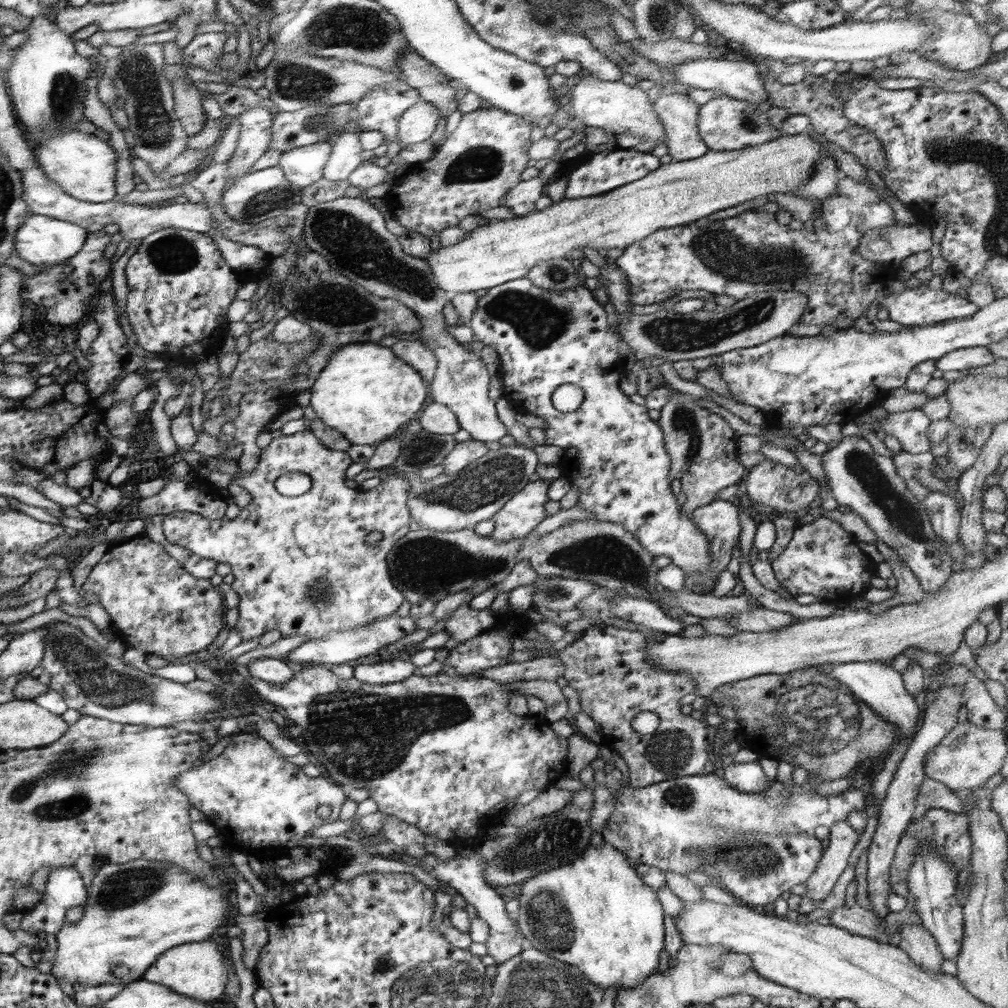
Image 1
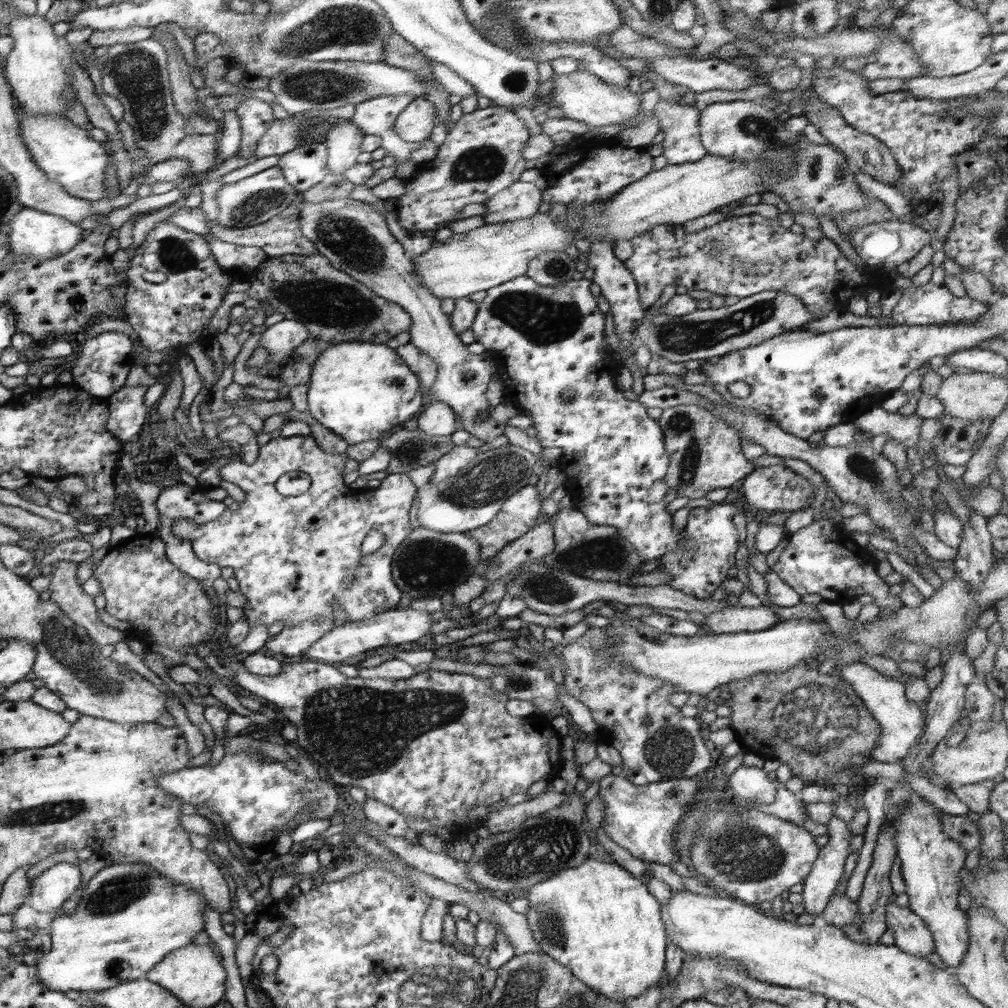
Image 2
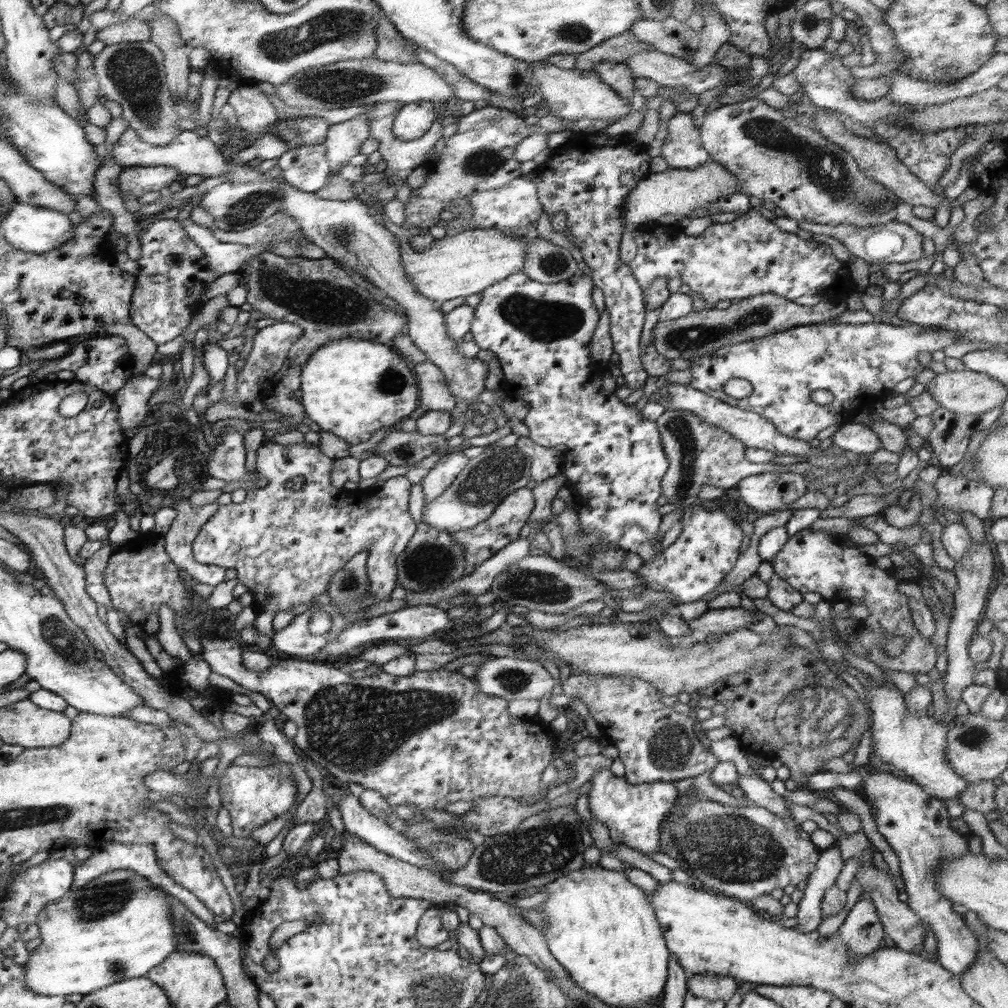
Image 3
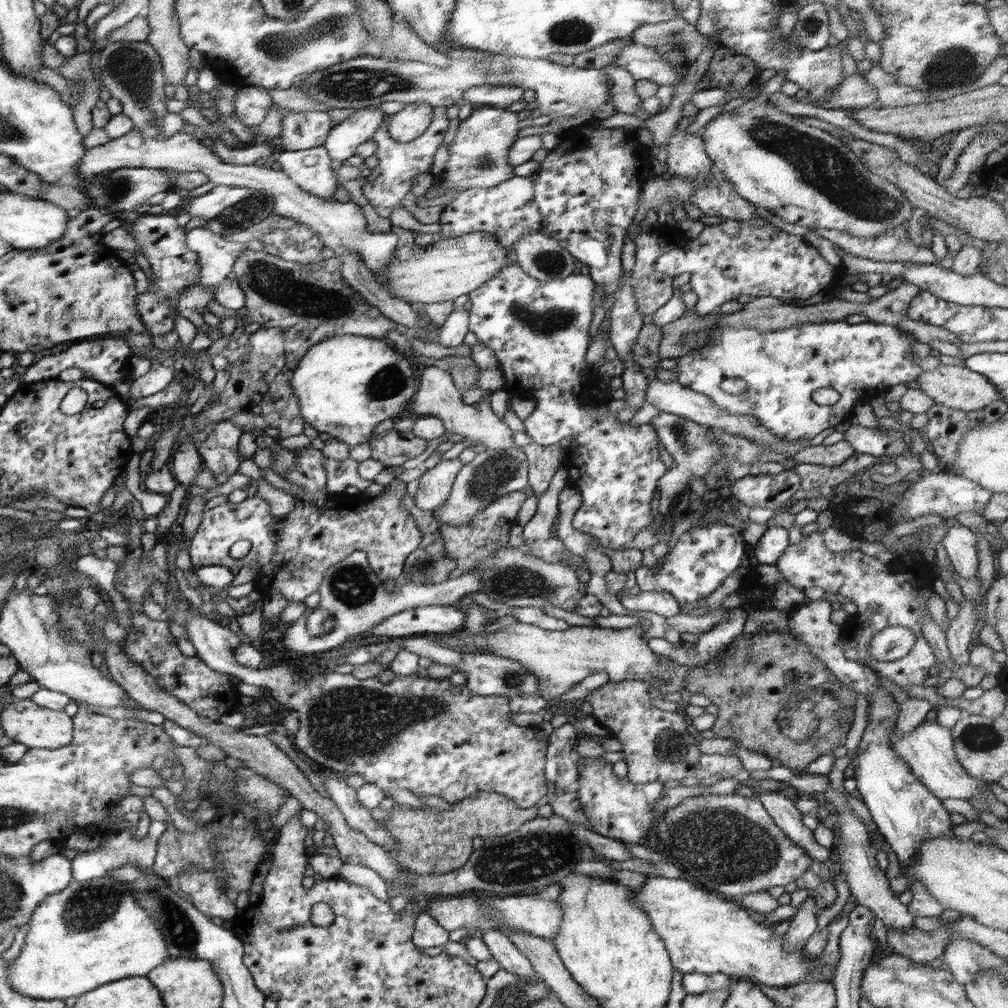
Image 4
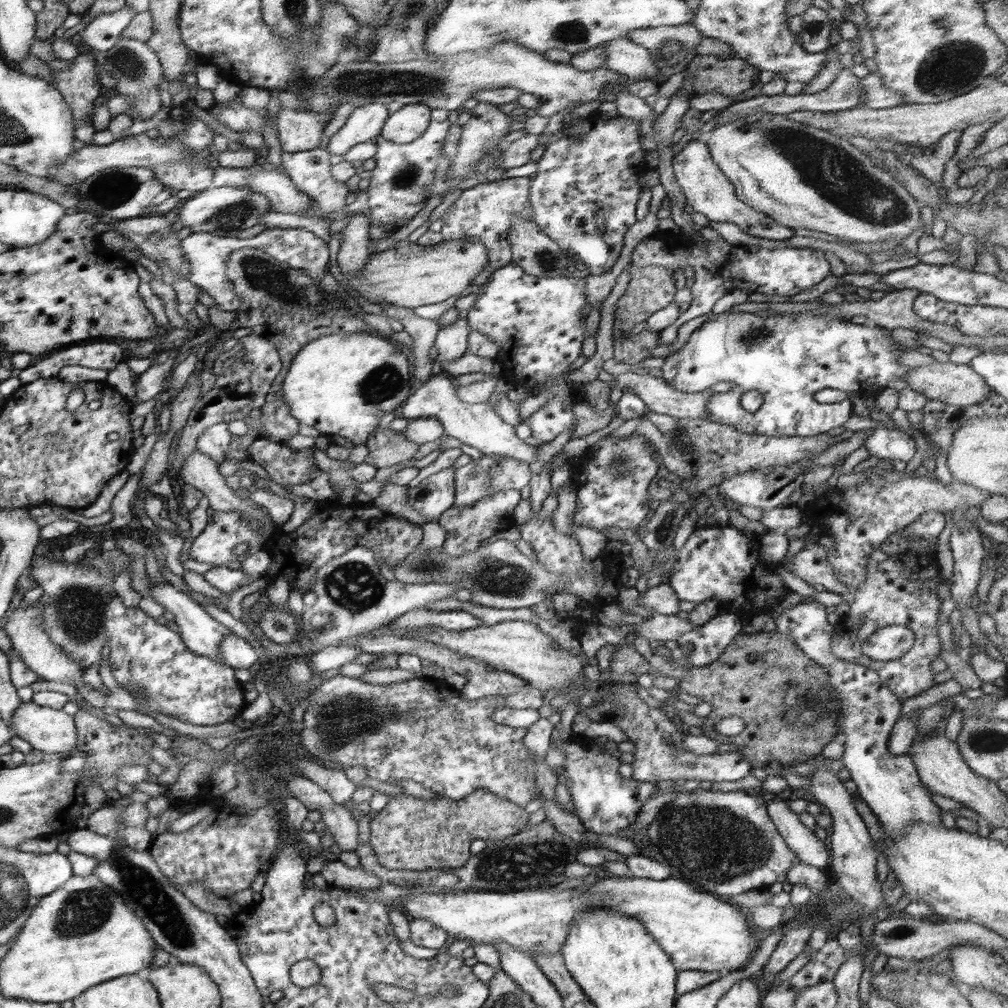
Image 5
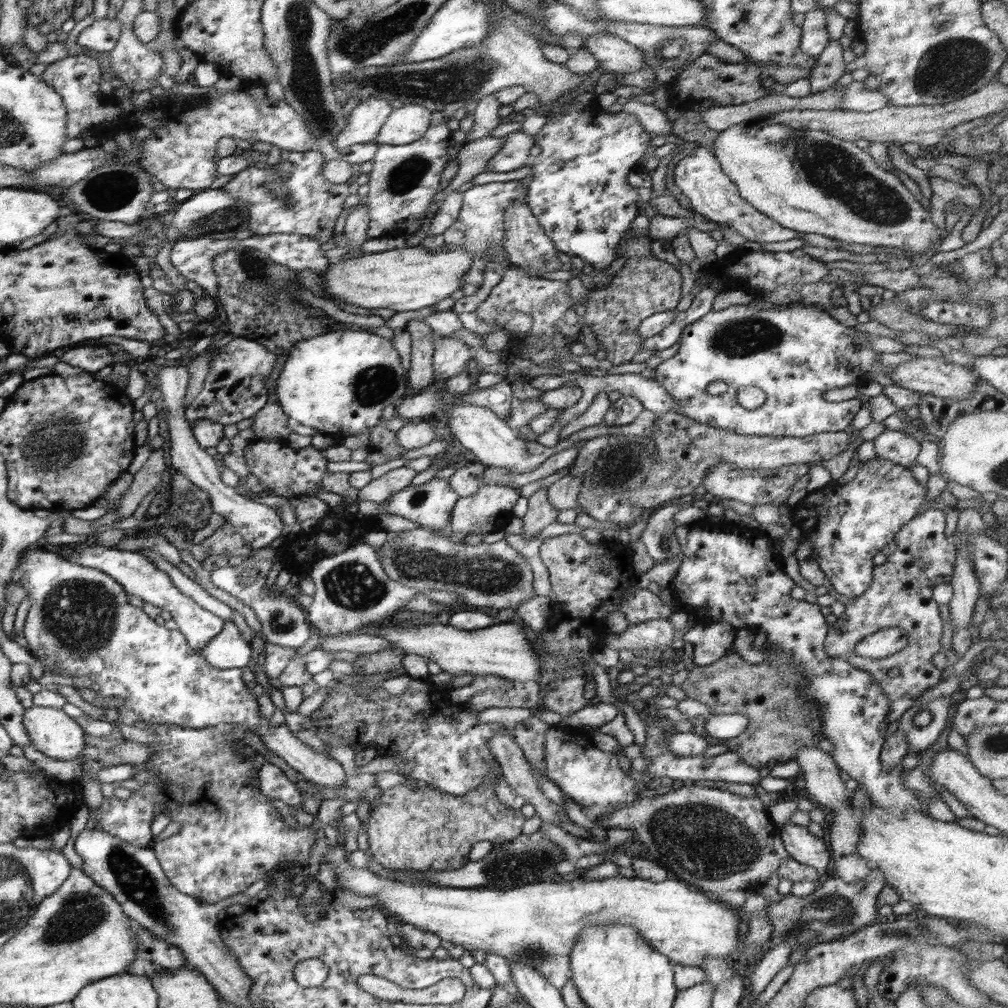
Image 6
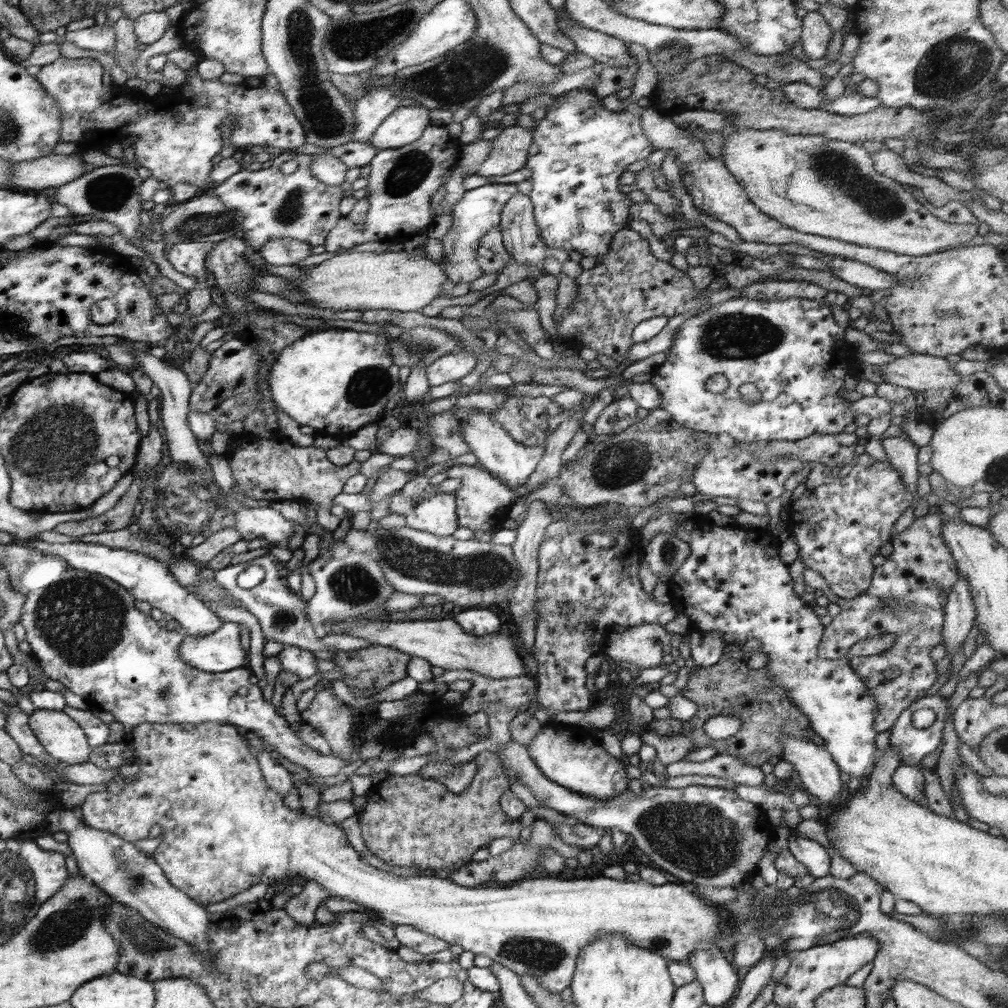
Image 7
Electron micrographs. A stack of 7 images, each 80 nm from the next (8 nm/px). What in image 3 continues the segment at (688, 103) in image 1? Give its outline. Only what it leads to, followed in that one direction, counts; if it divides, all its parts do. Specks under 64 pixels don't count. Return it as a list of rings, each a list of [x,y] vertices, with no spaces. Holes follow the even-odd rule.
[[[677,112],[668,120],[668,136],[663,140],[661,157],[669,168],[696,170],[710,159],[702,147],[701,132],[694,124],[692,114]]]

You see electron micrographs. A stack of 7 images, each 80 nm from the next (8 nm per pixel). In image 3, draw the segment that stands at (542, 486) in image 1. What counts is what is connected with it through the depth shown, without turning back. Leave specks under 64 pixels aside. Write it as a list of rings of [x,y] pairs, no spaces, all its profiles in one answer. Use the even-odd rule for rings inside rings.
[[[524,487],[511,492],[496,508],[493,515],[478,524],[474,528],[451,533],[453,541],[461,544],[463,548],[463,574],[472,574],[484,561],[487,561],[493,554],[510,544],[520,536],[522,526],[532,519],[532,511],[535,507],[535,498],[532,489]]]

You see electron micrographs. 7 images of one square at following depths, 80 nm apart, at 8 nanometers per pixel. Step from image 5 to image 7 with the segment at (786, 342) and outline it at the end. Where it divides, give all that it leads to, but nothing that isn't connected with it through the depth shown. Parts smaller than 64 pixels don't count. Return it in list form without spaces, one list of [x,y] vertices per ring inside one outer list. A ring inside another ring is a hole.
[[[740,297],[740,299],[732,298],[726,302],[711,305],[704,312],[697,313],[696,316],[691,316],[685,320],[680,328],[675,332],[673,343],[667,351],[668,358],[664,363],[658,364],[658,367],[653,368],[652,375],[649,376],[650,382],[654,383],[654,388],[661,392],[662,402],[661,408],[668,411],[676,422],[683,424],[685,427],[691,428],[694,431],[702,431],[711,434],[726,433],[734,438],[736,441],[797,441],[805,439],[812,435],[823,434],[838,434],[841,433],[848,424],[853,422],[853,416],[849,413],[849,406],[851,401],[839,397],[837,393],[839,388],[844,384],[844,377],[850,373],[858,377],[859,367],[861,363],[856,358],[856,351],[849,346],[844,339],[845,328],[840,326],[834,319],[831,309],[826,303],[820,303],[814,299],[789,297],[785,300],[770,300],[763,301],[762,299],[750,299],[748,297]],[[715,374],[723,374],[729,383],[729,387],[725,393],[711,393],[704,386],[706,381]],[[752,383],[755,384],[760,391],[762,399],[756,404],[746,402],[738,388],[742,384]]]

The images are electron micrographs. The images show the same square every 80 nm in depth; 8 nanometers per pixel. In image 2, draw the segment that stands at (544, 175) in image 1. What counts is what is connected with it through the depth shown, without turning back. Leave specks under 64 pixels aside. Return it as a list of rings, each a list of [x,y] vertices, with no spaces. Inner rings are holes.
[[[513,182],[508,188],[487,198],[483,205],[486,213],[481,216],[485,224],[508,224],[538,214],[543,200],[541,183]]]

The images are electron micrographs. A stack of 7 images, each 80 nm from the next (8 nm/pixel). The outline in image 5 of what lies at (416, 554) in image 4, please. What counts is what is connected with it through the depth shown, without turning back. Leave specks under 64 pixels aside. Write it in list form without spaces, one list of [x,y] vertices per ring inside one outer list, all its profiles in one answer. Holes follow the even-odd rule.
[[[388,483],[383,486],[381,495],[373,498],[373,504],[379,506],[383,511],[401,516],[415,524],[427,522],[424,515],[414,510],[407,501],[409,486],[400,486]]]

